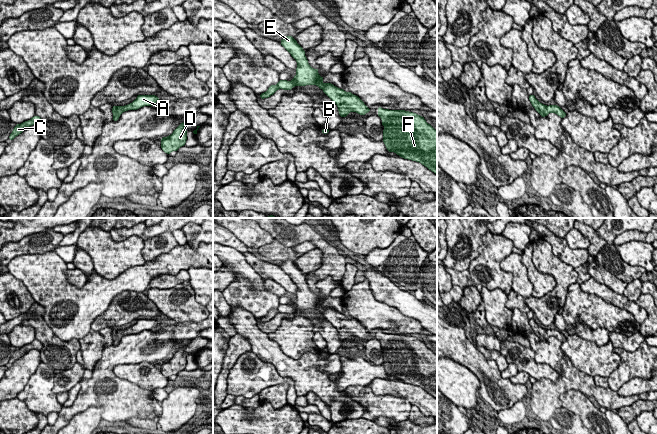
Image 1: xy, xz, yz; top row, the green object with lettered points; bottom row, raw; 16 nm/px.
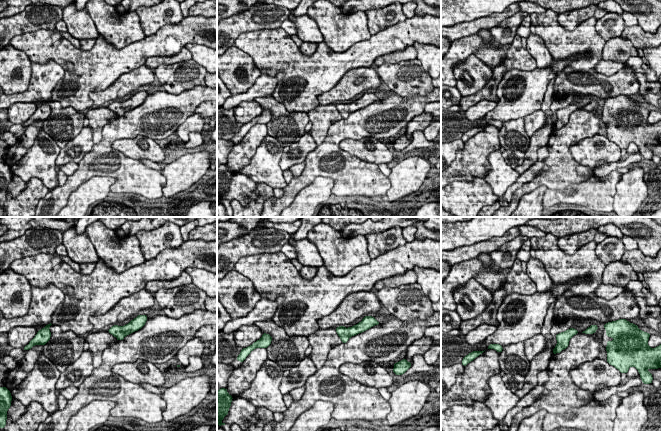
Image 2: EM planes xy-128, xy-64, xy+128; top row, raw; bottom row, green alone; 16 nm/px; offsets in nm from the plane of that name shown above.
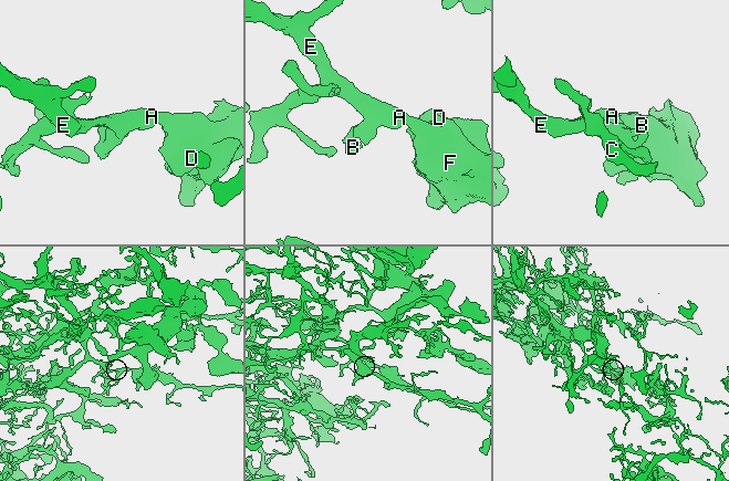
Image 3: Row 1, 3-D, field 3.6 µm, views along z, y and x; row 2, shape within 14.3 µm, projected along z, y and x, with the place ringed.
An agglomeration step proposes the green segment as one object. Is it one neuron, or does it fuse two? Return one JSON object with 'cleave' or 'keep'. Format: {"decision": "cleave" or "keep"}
{"decision": "keep"}

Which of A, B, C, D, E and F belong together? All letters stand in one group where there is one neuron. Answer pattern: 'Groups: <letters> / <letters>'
Groups: A B C D E F

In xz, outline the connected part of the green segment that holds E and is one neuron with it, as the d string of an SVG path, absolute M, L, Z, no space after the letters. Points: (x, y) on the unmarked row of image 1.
M286 260L280 265L281 269L291 278L297 286L296 296L292 305L279 304L277 309L271 309L268 314L259 321L264 323L273 319L278 313L291 314L294 310L316 309L338 331L339 339L346 341L349 336L357 336L365 339L370 336L364 326L351 316L346 316L331 307L324 308L323 301L318 298L319 293L313 293L306 283L305 275L292 260Z

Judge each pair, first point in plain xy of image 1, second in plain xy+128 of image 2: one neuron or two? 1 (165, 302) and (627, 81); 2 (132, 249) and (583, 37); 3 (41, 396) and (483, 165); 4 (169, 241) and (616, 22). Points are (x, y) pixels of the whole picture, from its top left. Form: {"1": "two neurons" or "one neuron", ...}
{"1": "two neurons", "2": "one neuron", "3": "two neurons", "4": "one neuron"}

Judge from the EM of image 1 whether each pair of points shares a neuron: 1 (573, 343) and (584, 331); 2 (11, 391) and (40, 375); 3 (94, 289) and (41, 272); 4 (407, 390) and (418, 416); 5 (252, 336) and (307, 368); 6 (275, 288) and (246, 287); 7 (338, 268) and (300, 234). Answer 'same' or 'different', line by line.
1: different
2: different
3: same
4: different
5: same
6: different
7: same

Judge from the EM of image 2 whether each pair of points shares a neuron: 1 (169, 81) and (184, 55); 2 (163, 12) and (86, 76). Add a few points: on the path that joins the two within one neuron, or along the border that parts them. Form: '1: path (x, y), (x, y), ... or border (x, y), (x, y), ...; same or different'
1: border (191, 58), (170, 64), (160, 64), (157, 67); different
2: border (167, 24), (146, 36); different

